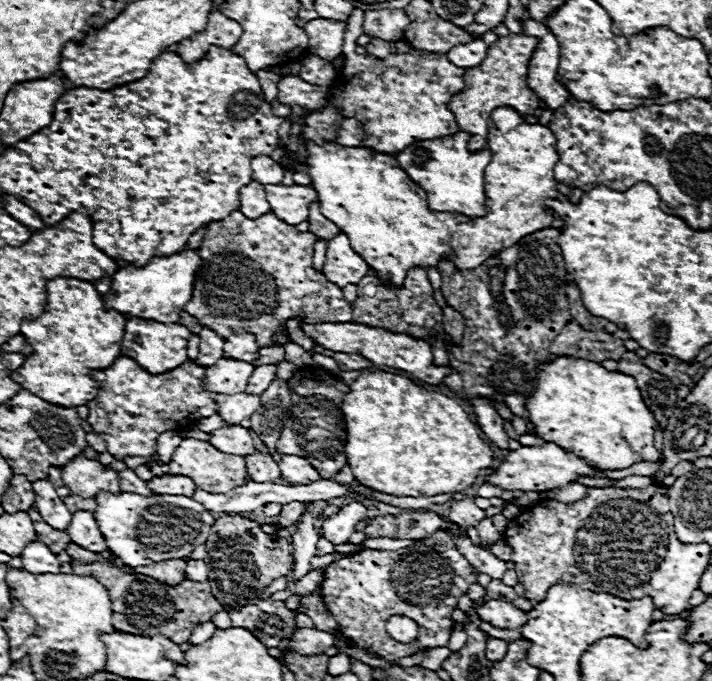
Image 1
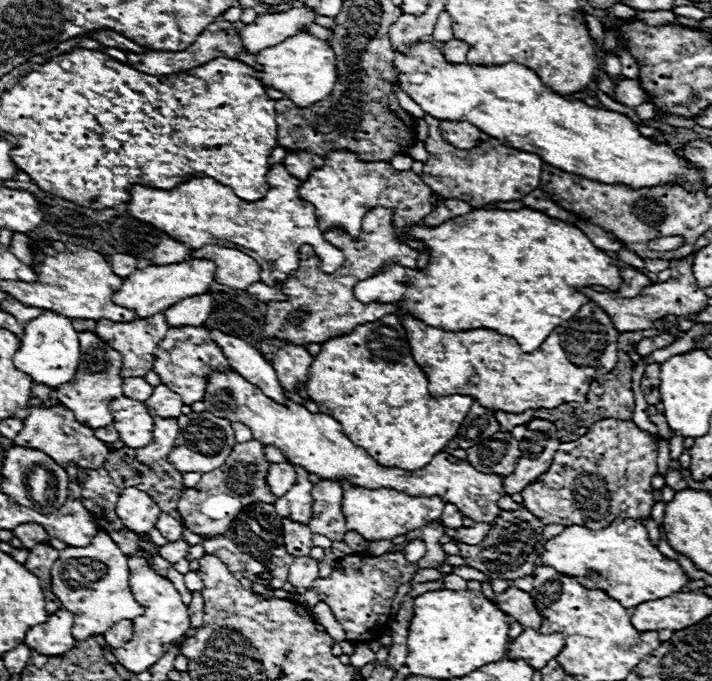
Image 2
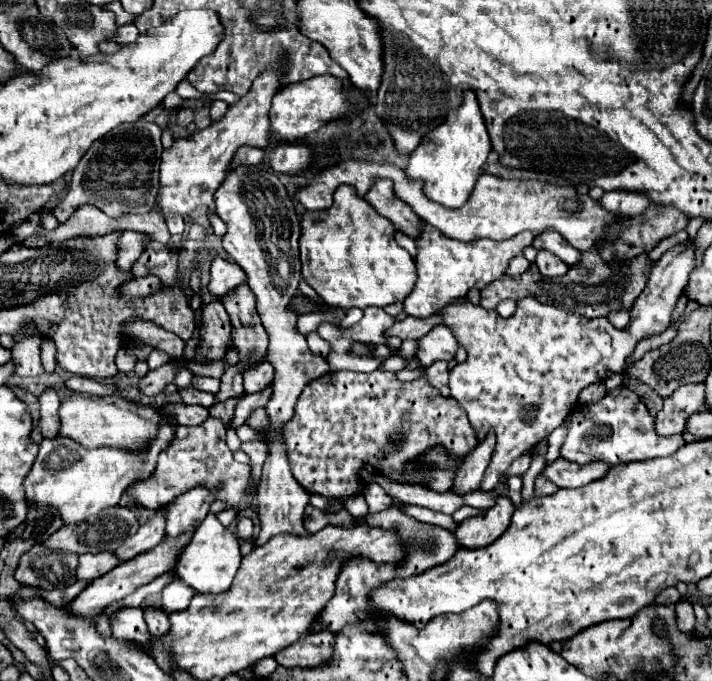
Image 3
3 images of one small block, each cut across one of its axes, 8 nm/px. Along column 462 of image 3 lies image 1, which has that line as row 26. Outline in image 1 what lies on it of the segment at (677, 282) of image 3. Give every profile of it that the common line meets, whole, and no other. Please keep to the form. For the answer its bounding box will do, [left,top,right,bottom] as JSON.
[304,10,410,60]

